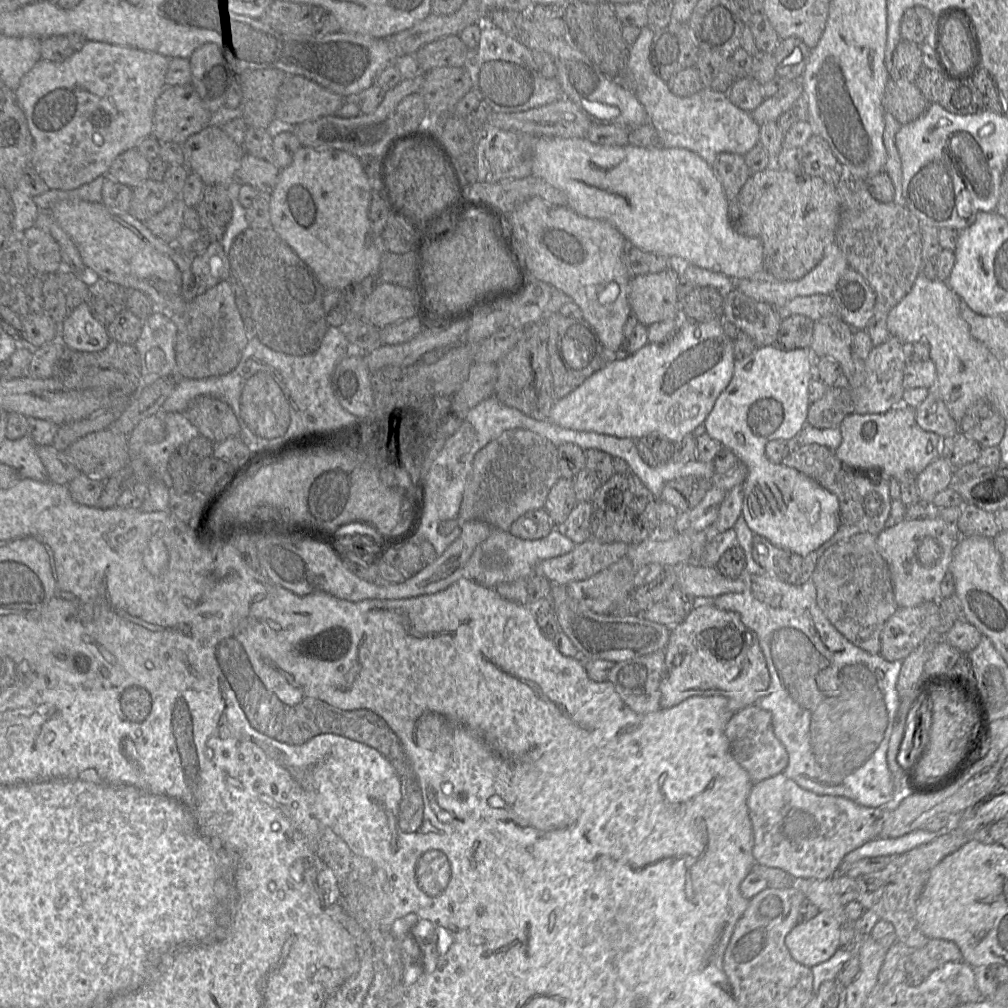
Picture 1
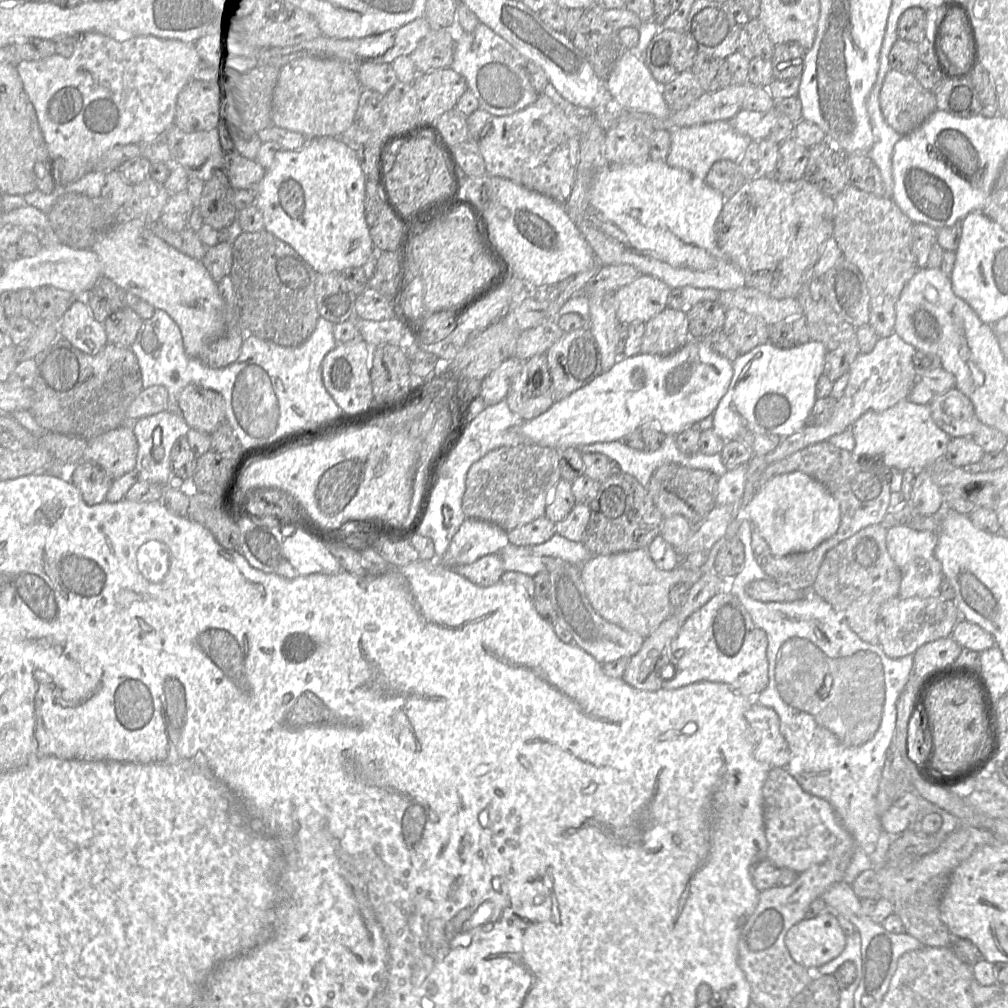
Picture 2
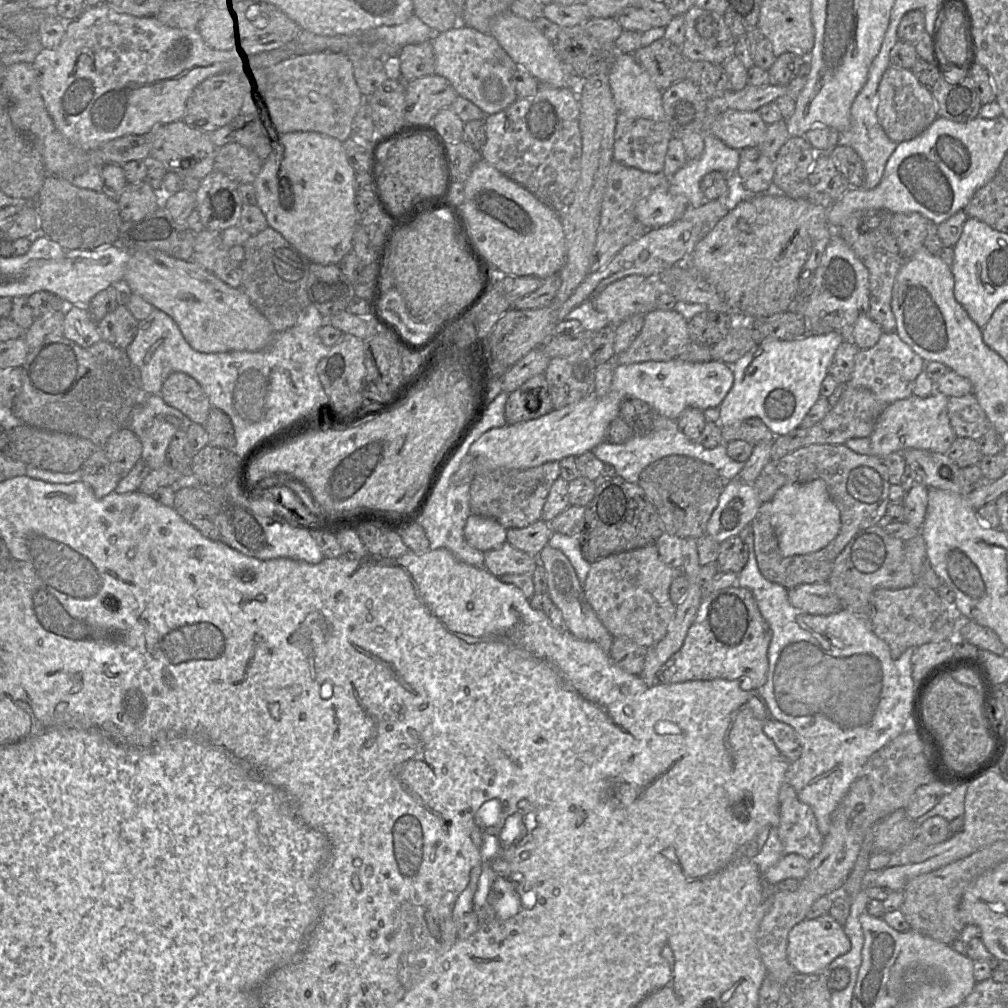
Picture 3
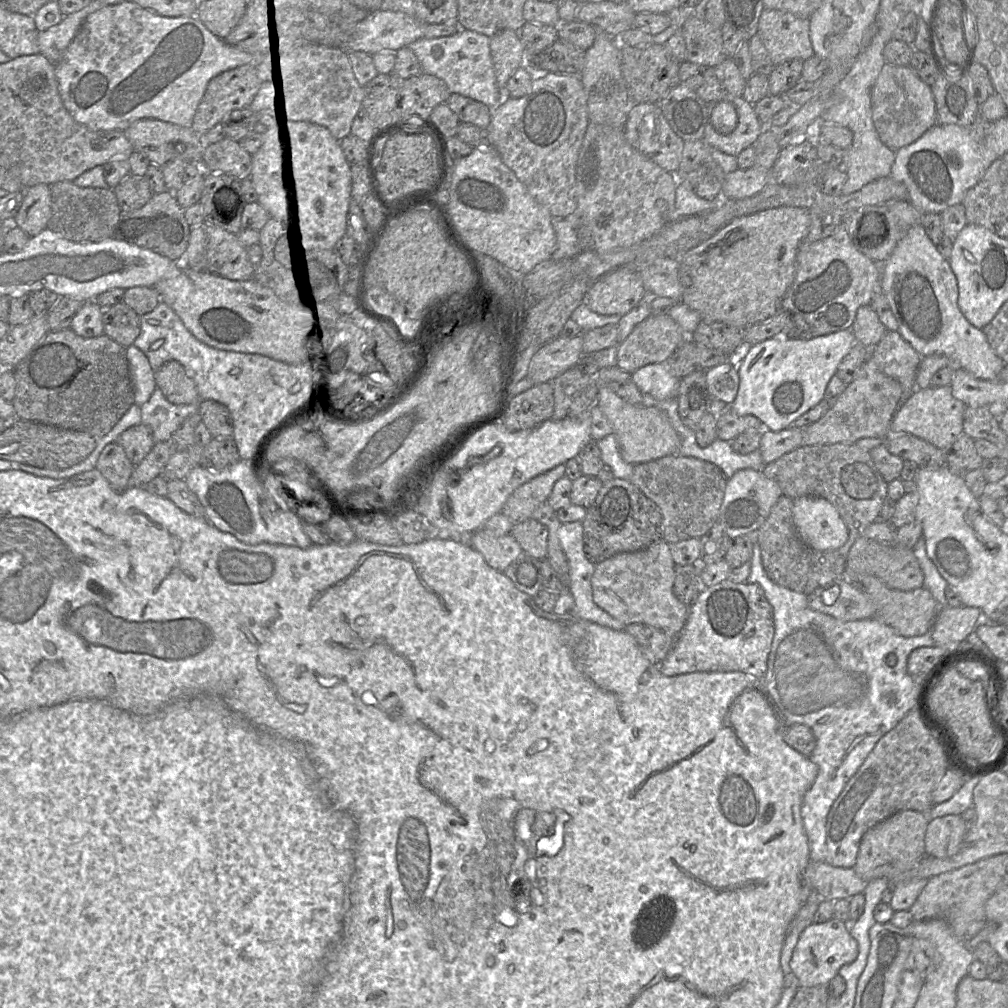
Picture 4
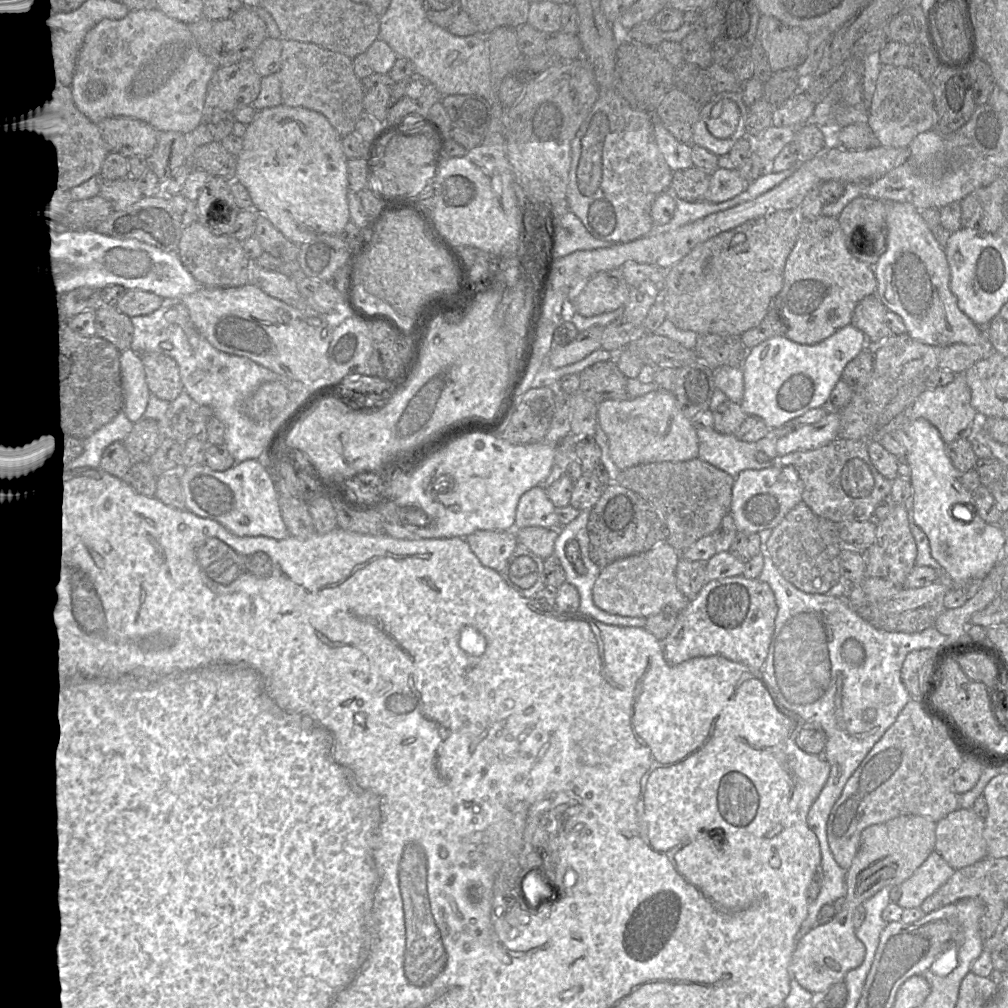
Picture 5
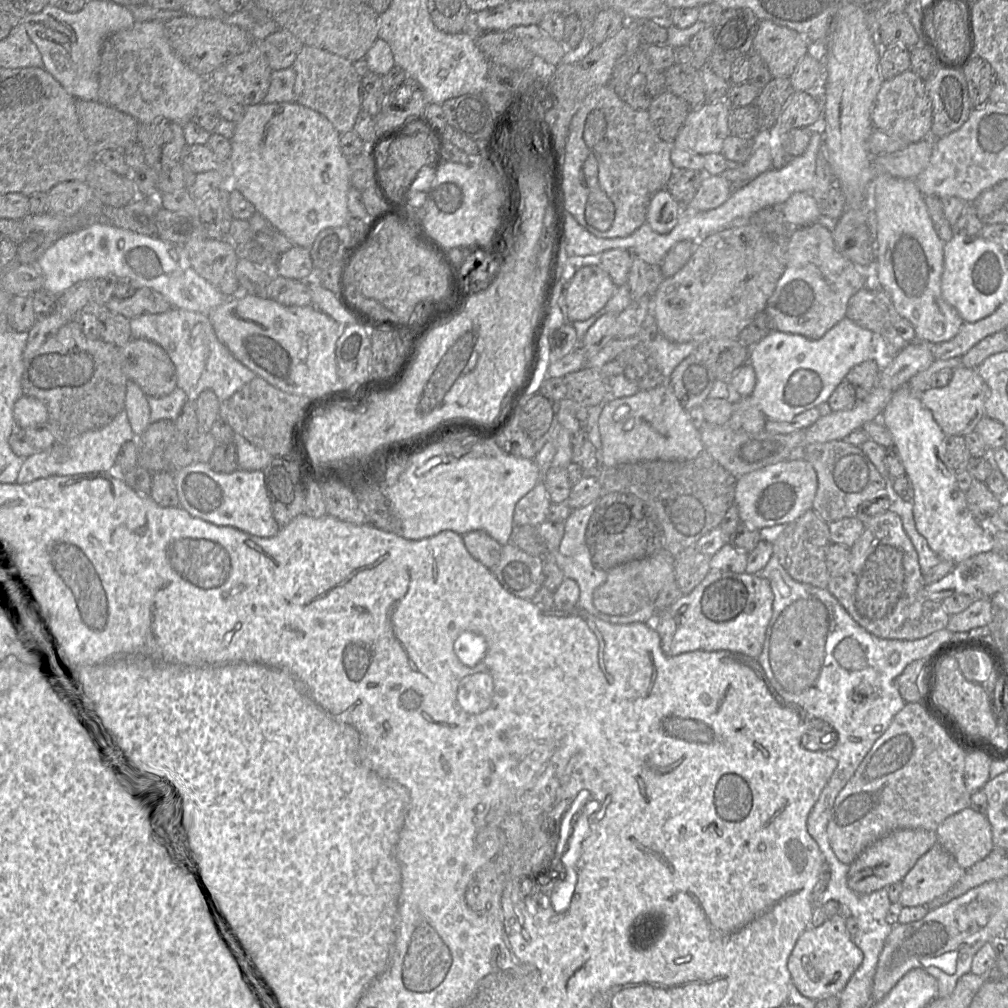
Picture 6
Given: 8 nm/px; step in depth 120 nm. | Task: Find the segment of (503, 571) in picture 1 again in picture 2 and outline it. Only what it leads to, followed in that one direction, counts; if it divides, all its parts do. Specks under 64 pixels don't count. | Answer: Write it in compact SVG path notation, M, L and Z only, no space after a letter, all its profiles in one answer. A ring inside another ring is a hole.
M558 534L542 544L528 548L531 555L560 558L576 567L582 567L593 557L582 542L570 541ZM500 553L488 554L471 564L452 569L473 584L481 587L489 587L499 582L504 573Z

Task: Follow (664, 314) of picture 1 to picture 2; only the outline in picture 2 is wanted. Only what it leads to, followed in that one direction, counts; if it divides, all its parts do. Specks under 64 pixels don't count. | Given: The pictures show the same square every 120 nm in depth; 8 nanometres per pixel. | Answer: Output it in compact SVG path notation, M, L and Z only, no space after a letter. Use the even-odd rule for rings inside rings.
M640 274L633 282L616 291L618 300L616 317L618 323L630 325L633 322L647 322L667 307L670 291L671 287L658 278Z

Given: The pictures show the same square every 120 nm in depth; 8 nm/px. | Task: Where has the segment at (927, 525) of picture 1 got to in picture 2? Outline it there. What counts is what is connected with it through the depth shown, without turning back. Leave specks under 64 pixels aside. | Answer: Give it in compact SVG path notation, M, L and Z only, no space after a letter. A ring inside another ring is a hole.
M895 525L887 529L887 550L901 572L898 596L902 598L928 598L937 595L944 578L941 563L934 554L937 540L937 532L918 531L909 525Z

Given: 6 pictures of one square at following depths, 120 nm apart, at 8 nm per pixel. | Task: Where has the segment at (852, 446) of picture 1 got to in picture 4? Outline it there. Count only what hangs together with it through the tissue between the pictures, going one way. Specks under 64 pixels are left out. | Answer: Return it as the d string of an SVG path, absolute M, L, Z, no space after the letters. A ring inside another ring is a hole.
M950 386L915 389L897 409L890 425L890 433L905 432L947 451L963 434L966 407L953 396Z

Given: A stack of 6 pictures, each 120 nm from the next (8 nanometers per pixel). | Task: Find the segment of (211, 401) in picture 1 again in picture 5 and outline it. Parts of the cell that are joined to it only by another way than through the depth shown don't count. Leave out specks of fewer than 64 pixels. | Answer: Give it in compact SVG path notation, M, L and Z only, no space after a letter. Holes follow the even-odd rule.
M160 353L142 355L151 391L165 401L174 401L184 391L177 362Z

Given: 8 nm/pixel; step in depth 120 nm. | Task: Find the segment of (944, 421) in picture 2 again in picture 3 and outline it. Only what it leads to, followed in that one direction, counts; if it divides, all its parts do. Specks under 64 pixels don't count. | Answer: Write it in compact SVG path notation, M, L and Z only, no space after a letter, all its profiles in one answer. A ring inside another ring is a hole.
M973 394L948 399L948 417L958 438L979 439L993 430L992 424Z

